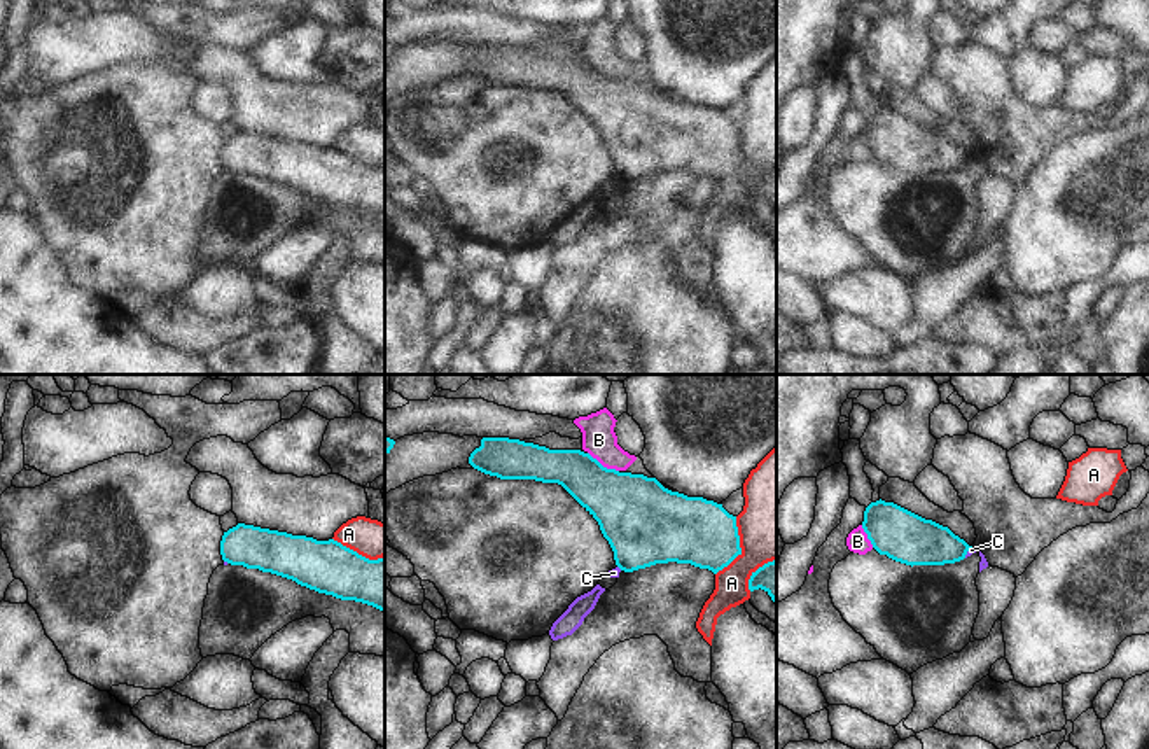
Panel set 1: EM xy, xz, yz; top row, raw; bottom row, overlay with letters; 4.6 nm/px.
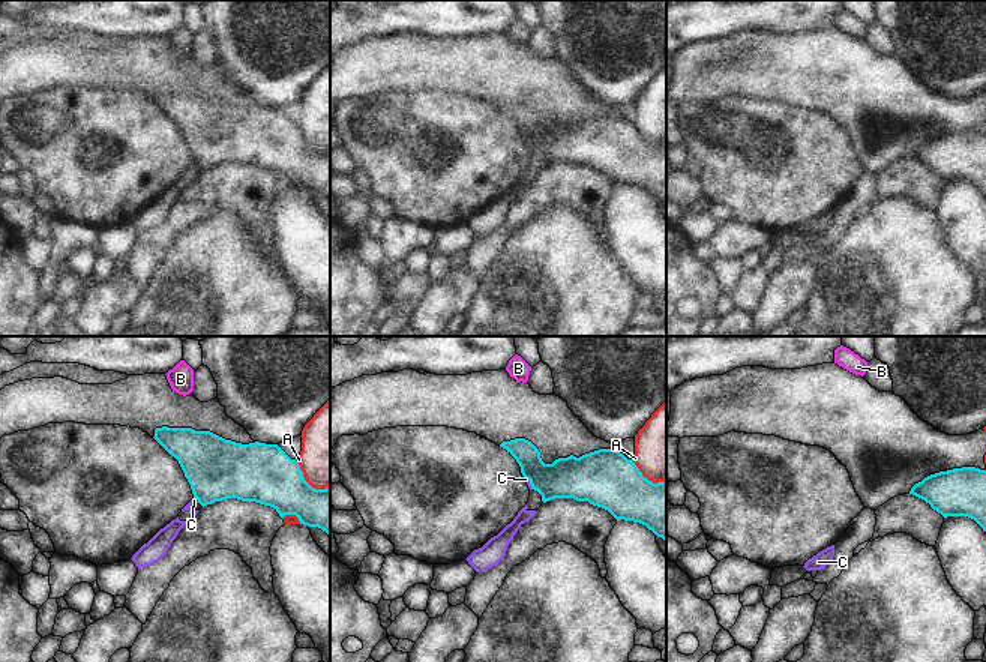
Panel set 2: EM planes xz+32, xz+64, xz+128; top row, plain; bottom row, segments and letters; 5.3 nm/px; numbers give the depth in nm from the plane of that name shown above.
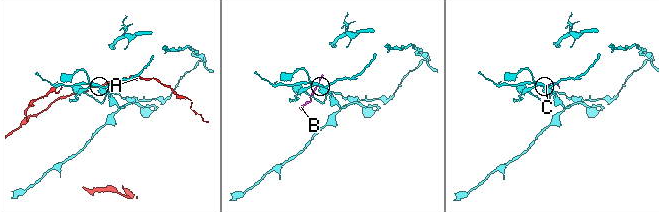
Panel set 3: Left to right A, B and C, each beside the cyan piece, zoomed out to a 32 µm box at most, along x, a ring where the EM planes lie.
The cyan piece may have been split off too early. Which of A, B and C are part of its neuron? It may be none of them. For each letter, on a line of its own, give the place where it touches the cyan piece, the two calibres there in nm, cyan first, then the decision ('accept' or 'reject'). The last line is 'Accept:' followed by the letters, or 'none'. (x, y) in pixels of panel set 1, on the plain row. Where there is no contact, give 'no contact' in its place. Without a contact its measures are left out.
A: xz (738, 154) | 300/320 nm | reject
B: xz (602, 74) | 340/160 nm | reject
C: yz (967, 158) | 220/20 nm | reject
Accept: none

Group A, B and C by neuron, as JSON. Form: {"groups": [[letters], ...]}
{"groups": [["A"], ["B"], ["C"]]}

